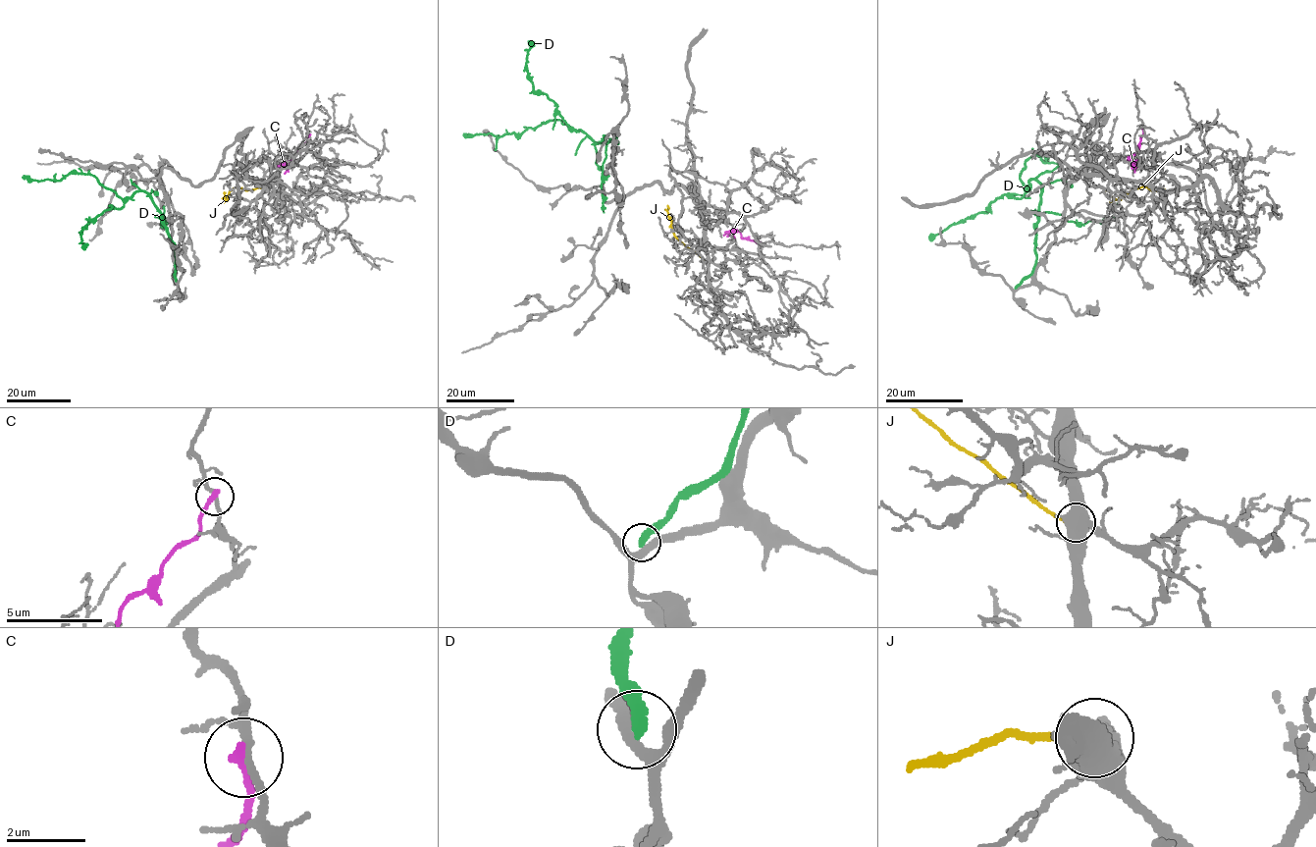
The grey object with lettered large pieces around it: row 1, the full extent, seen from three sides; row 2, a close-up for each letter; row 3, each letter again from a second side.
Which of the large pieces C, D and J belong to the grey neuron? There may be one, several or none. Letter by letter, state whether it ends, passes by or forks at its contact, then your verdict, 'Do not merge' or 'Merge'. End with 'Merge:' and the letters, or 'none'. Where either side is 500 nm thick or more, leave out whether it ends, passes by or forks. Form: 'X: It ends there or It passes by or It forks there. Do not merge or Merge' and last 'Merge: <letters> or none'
C: It ends there. Do not merge
D: It ends there. Do not merge
J: Do not merge
Merge: none

